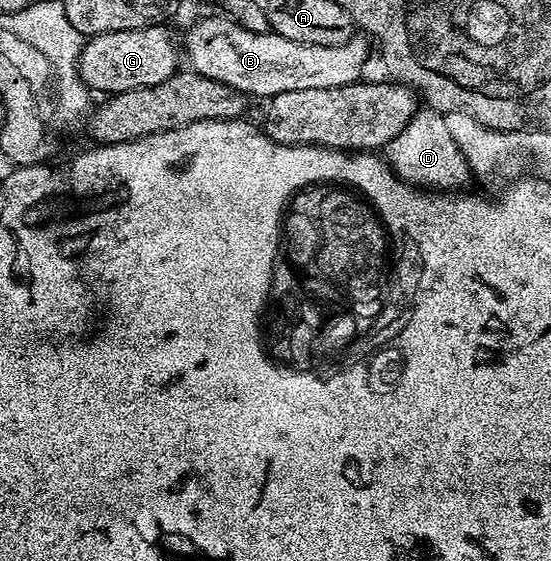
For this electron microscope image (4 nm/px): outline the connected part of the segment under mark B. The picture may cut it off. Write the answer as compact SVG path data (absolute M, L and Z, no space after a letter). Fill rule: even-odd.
M229 17L221 18L202 19L191 25L186 47L184 43L184 59L190 62L189 70L212 77L212 81L220 81L247 97L269 97L292 89L332 89L363 78L362 66L371 47L365 38L352 37L340 45L312 45L288 41L288 37L270 31L249 31Z

